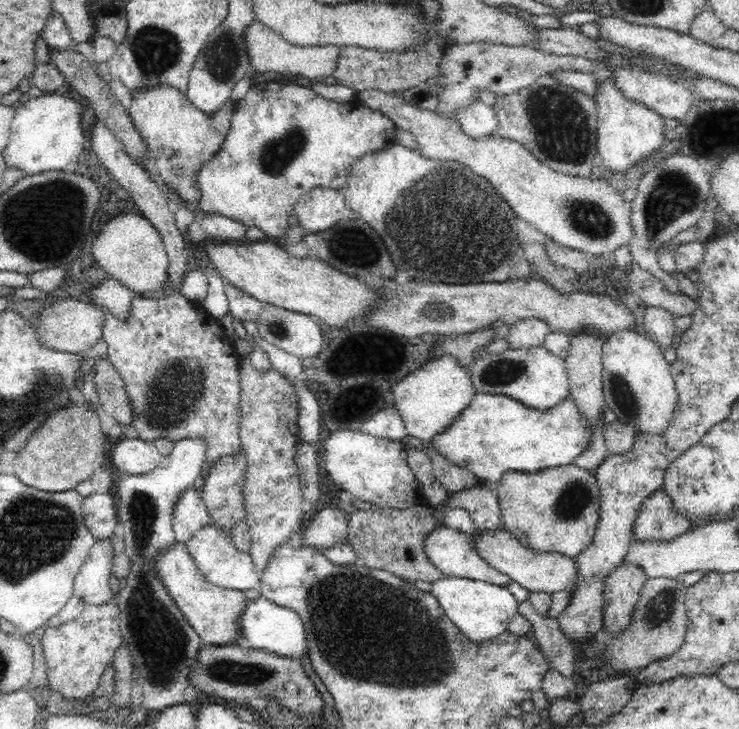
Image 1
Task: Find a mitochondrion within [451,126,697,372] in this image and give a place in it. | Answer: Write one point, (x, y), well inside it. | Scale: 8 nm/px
(587, 217)

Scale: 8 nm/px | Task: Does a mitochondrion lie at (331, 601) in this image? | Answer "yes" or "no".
yes

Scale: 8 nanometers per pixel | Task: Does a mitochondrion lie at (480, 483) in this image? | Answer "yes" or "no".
no

